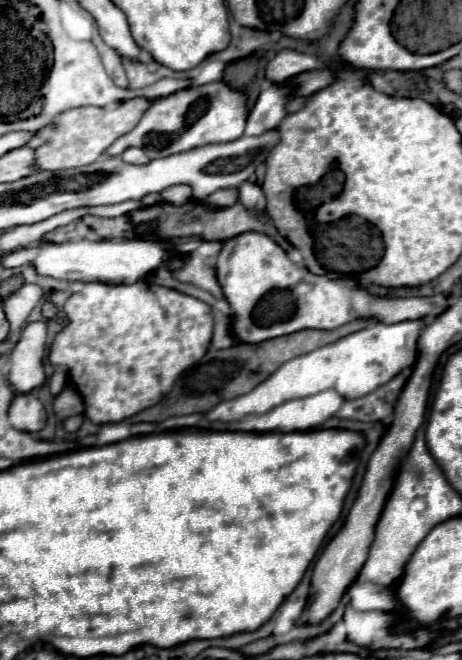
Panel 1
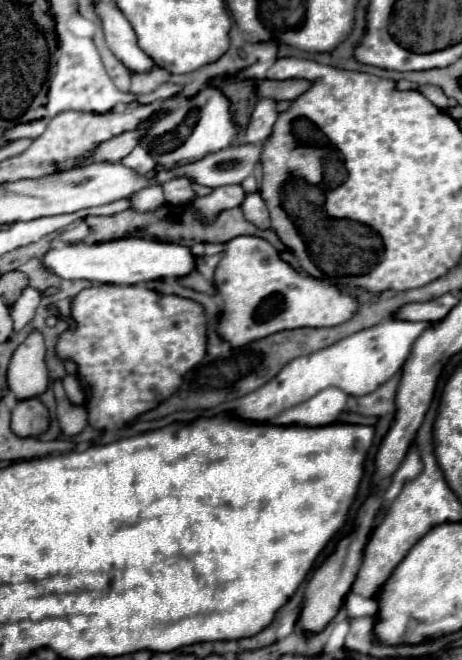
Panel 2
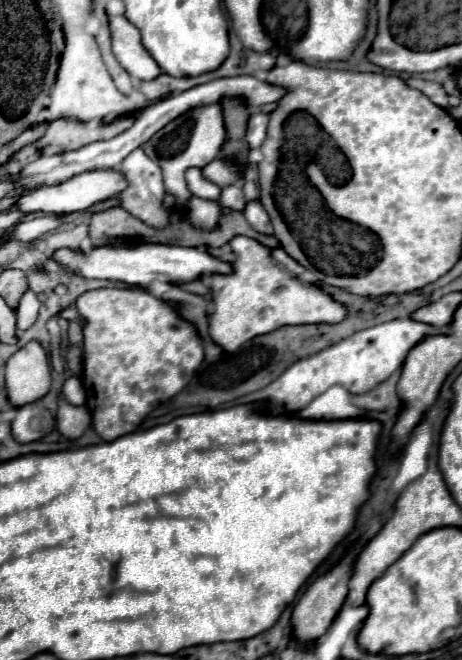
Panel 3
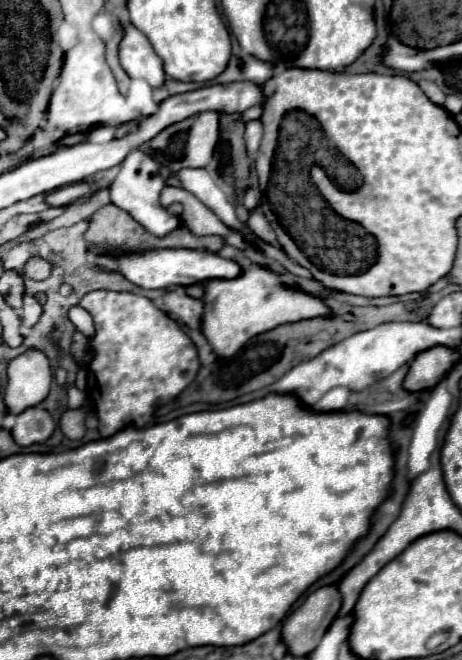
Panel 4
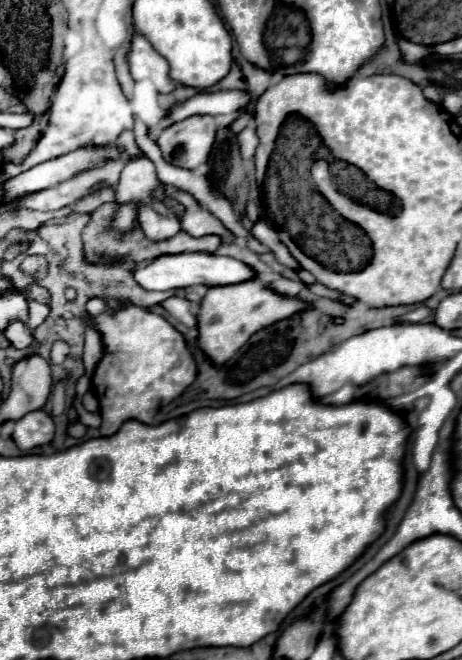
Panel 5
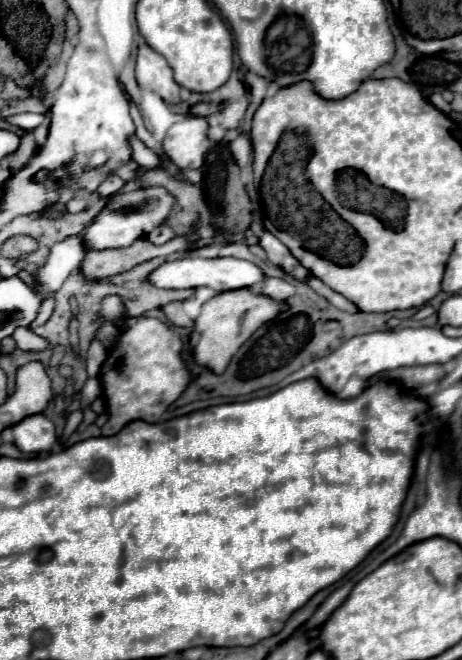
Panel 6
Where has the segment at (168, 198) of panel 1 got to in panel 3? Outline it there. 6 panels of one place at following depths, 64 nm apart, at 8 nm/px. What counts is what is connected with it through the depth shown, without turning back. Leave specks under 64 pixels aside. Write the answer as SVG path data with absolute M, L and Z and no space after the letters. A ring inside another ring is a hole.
M202 106L200 110L190 110L188 114L184 114L184 118L176 118L176 122L164 126L164 130L160 130L160 134L154 134L142 148L154 162L160 164L166 192L174 194L178 198L178 204L186 204L188 198L192 196L184 180L186 168L210 164L216 158L220 146L224 144L224 138L226 138L226 130L224 130L222 108Z

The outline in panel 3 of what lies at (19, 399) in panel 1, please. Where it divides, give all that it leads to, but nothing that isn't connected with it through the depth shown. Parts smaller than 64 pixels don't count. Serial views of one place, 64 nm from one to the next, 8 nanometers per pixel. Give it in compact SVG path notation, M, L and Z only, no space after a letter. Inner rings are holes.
M34 402L16 410L16 420L12 422L12 436L16 438L16 442L28 444L44 438L46 434L52 432L52 428L54 428L52 414Z

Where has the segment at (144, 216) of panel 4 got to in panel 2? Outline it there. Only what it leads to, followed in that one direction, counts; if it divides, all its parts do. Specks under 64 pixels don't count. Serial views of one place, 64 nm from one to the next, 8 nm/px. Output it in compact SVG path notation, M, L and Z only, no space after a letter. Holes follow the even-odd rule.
M136 146L136 150L132 150L124 160L122 164L126 168L132 168L134 172L146 176L146 178L154 178L156 174L156 162L152 162L150 154L142 148L142 146ZM150 184L148 188L142 188L140 192L134 192L128 196L132 210L136 212L152 212L158 210L160 206L164 206L164 194L160 184Z

